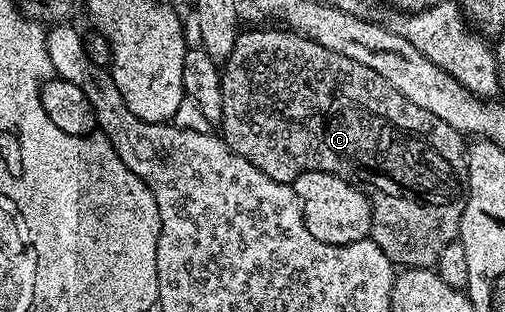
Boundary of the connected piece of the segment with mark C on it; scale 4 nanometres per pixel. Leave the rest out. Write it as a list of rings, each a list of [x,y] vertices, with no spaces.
[[[243,30],[234,40],[232,53],[224,60],[224,66],[221,68],[224,113],[220,124],[220,138],[237,155],[250,159],[252,165],[256,165],[256,169],[260,169],[260,173],[264,173],[281,183],[287,182],[288,179],[286,167],[327,171],[348,180],[353,187],[357,187],[368,197],[372,209],[369,238],[388,256],[391,263],[402,269],[433,268],[440,257],[440,249],[444,249],[444,245],[453,243],[458,239],[460,221],[466,208],[468,188],[465,181],[468,147],[464,142],[462,132],[452,129],[452,125],[448,125],[448,121],[440,121],[440,117],[436,117],[436,113],[428,113],[428,109],[420,109],[420,105],[408,101],[408,97],[404,97],[404,93],[400,93],[400,89],[396,89],[388,81],[384,81],[384,77],[380,77],[380,73],[376,73],[376,69],[368,69],[368,65],[360,65],[360,61],[352,61],[352,57],[344,57],[344,53],[332,53],[332,49],[324,49],[324,45],[320,45],[314,39],[307,39],[305,35],[299,35],[297,31],[281,30]]]

